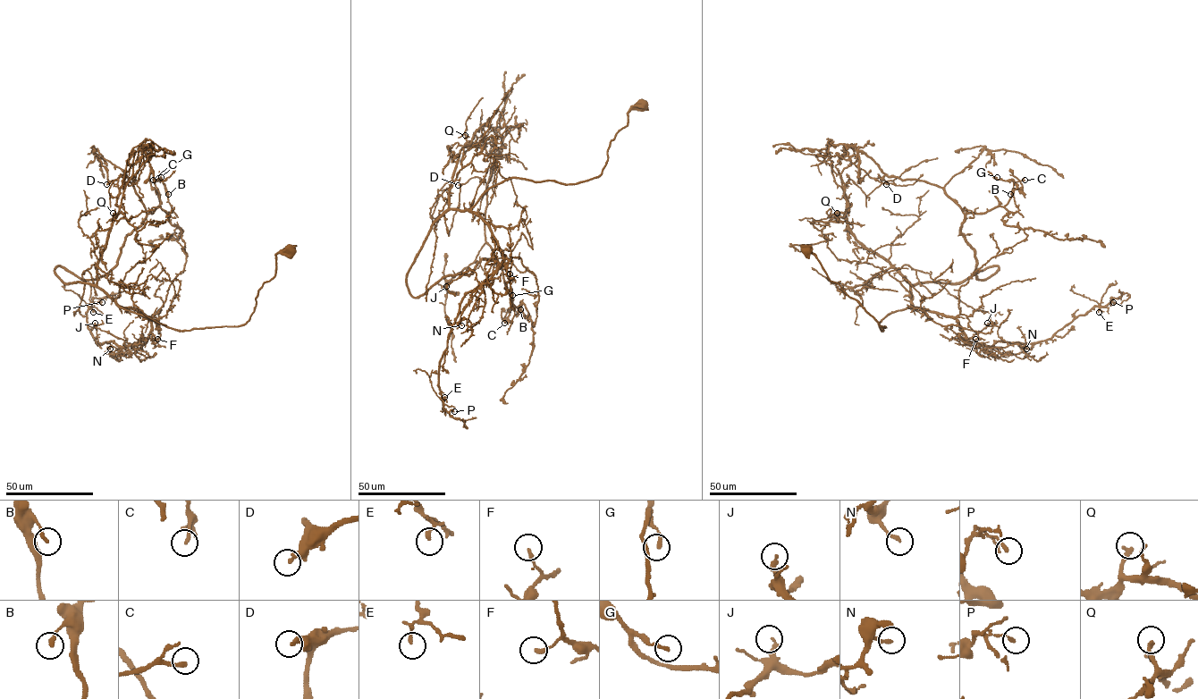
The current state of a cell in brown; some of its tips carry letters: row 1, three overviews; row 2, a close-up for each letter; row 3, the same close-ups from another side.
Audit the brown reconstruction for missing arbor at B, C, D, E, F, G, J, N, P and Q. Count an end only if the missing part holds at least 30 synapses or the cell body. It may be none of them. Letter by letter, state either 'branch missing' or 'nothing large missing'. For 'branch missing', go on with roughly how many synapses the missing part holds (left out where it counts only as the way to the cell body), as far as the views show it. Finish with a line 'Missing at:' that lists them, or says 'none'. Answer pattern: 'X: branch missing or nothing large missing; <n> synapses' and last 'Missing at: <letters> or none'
B: nothing large missing
C: nothing large missing
D: nothing large missing
E: nothing large missing
F: nothing large missing
G: nothing large missing
J: nothing large missing
N: nothing large missing
P: nothing large missing
Q: branch missing; 45 synapses
Missing at: Q

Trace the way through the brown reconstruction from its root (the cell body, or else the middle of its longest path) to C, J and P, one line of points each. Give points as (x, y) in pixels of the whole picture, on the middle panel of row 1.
C: (643, 106), (597, 177), (507, 179), (432, 225), (409, 293), (493, 259), (512, 300), (504, 323)
J: (643, 106), (628, 113), (597, 177), (491, 186), (471, 211), (501, 265), (485, 282), (468, 270), (446, 286)
P: (643, 106), (597, 177), (507, 179), (471, 209), (502, 260), (465, 295), (441, 357), (454, 411)

